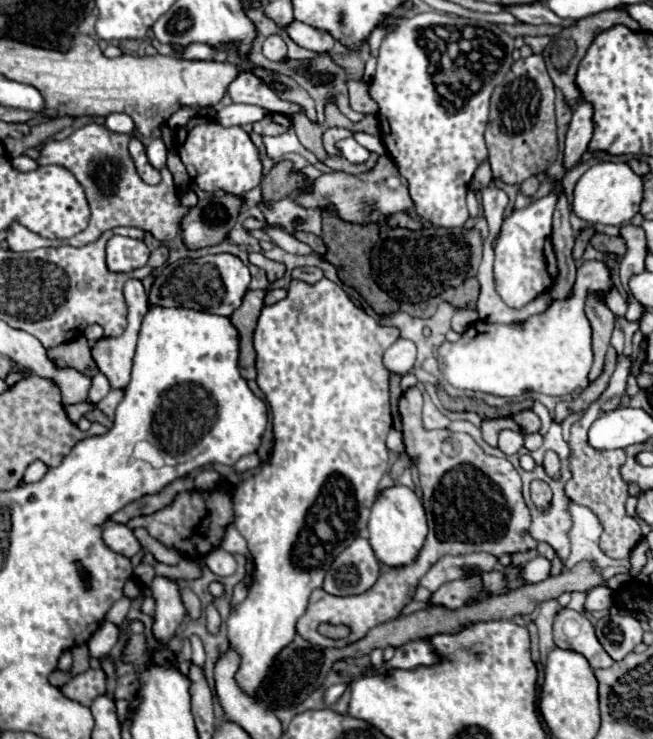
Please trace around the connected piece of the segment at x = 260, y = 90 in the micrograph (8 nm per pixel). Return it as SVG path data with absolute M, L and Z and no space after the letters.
M244 69L238 79L230 85L228 95L232 97L234 103L250 103L250 105L260 105L270 113L304 113L304 109L292 101L280 99L268 85L264 85L258 77L254 77L248 69Z

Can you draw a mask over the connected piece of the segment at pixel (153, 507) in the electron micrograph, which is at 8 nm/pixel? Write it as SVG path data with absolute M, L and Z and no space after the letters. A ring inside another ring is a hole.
M184 477L184 479L176 479L172 481L170 485L166 485L160 493L154 493L154 495L146 495L138 501L132 501L130 505L126 505L124 509L120 509L118 513L114 513L110 517L110 521L116 521L116 523L126 523L128 519L136 517L136 515L148 515L148 513L154 513L166 505L172 503L172 499L180 493L180 491L192 491L194 487L194 481Z

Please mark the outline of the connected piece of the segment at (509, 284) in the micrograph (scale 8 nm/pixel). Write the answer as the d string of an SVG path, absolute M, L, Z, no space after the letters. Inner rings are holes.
M550 193L538 201L532 201L524 209L514 209L502 223L500 237L494 249L494 281L496 291L510 307L522 307L534 301L542 291L550 289L558 267L550 241L552 213L556 209L556 193Z

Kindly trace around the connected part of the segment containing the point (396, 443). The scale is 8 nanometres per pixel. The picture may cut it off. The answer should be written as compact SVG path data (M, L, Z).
M392 429L392 431L388 433L388 441L386 441L386 445L388 445L390 451L394 451L394 453L398 453L398 455L402 455L402 453L406 451L404 441L402 441L402 433L396 431L396 429Z

